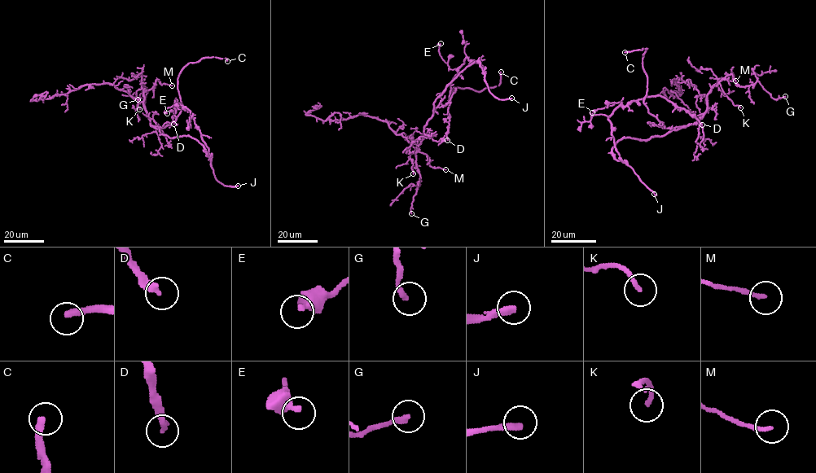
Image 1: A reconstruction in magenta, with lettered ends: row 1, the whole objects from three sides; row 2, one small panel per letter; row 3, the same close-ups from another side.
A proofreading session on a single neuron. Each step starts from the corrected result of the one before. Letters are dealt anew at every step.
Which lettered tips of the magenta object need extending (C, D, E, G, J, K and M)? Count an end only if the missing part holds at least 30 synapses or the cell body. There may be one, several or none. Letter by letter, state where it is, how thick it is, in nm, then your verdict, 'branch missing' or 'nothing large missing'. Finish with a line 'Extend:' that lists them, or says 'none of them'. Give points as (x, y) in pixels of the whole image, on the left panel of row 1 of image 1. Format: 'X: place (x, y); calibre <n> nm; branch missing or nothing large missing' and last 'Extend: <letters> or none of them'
C: place (227, 61); calibre 300 nm; branch missing
D: place (173, 124); calibre 280 nm; branch missing
E: place (167, 113); calibre 340 nm; nothing large missing
G: place (138, 99); calibre 240 nm; nothing large missing
J: place (238, 186); calibre 260 nm; branch missing
K: place (139, 109); calibre 130 nm; nothing large missing
M: place (172, 85); calibre 160 nm; nothing large missing
Extend: C, D, J

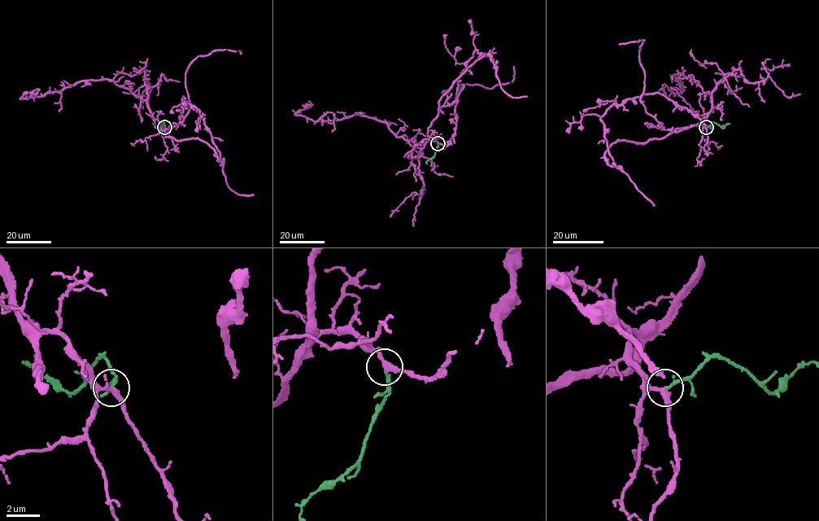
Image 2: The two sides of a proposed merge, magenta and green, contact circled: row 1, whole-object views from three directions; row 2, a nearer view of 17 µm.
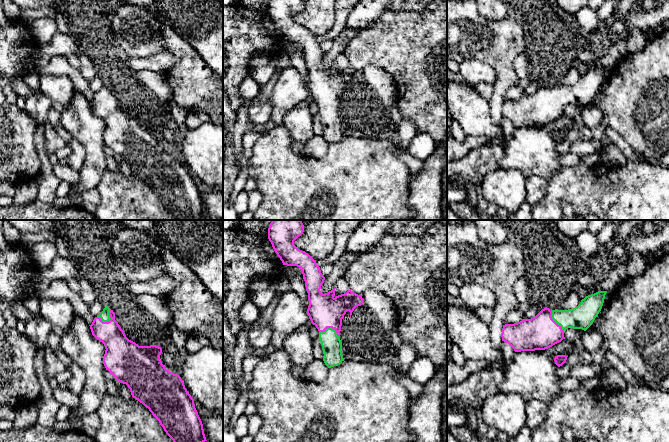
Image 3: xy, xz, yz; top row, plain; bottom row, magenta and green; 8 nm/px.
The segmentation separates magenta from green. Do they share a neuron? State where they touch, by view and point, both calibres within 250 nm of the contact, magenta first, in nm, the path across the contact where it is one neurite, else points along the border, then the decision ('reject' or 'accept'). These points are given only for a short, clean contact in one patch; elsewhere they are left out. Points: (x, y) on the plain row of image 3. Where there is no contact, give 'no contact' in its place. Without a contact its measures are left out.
contact xy (108, 97); calibres 220 and 80 nm; way xy (119, 126), (108, 107), (108, 97), (104, 91); accept

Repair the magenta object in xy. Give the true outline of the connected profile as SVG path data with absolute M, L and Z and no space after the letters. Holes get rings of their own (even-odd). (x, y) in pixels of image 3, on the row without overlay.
M108 82L89 102L105 122L106 146L128 162L132 173L149 185L175 220L207 217L194 175L181 153L162 140L161 123L139 122L129 116Z

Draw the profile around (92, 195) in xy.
M97 188L89 189L87 191L79 193L78 196L82 201L89 201L96 206L98 206L101 202L101 197Z

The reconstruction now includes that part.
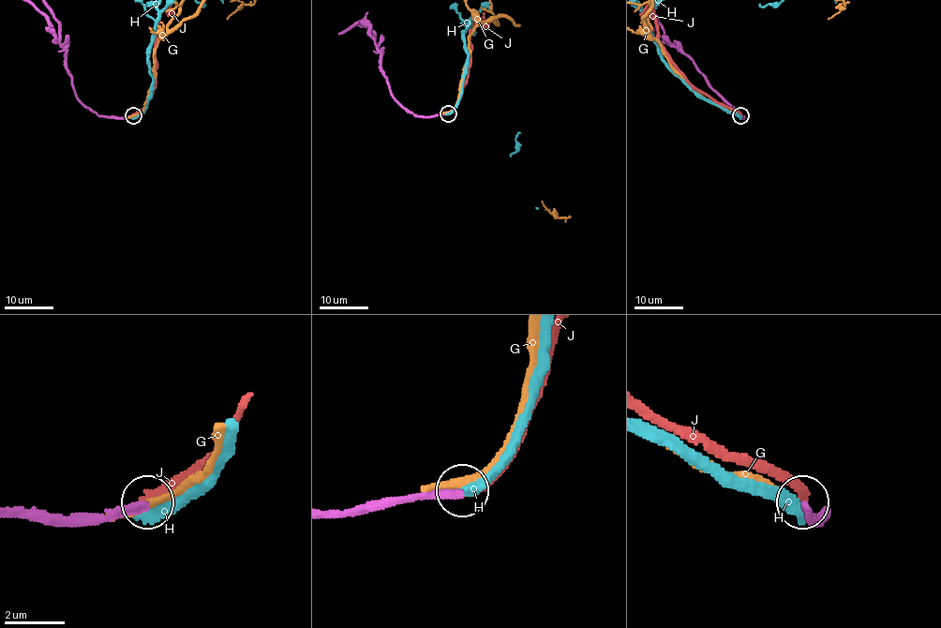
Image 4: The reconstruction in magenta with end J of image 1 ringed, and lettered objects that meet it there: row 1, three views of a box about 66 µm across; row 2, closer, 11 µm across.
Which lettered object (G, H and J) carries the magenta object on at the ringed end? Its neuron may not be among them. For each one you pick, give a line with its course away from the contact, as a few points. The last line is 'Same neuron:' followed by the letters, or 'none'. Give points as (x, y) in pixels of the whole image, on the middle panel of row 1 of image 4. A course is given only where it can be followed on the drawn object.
Same neuron: none

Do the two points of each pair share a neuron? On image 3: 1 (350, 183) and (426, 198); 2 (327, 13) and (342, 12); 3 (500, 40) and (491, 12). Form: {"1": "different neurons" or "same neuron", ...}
{"1": "different neurons", "2": "different neurons", "3": "different neurons"}

